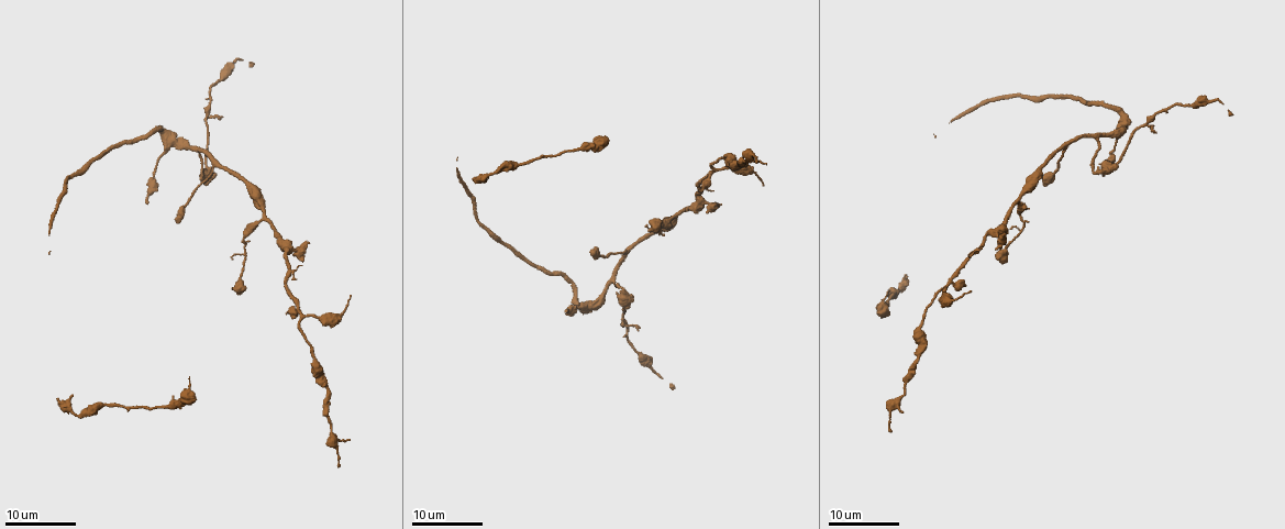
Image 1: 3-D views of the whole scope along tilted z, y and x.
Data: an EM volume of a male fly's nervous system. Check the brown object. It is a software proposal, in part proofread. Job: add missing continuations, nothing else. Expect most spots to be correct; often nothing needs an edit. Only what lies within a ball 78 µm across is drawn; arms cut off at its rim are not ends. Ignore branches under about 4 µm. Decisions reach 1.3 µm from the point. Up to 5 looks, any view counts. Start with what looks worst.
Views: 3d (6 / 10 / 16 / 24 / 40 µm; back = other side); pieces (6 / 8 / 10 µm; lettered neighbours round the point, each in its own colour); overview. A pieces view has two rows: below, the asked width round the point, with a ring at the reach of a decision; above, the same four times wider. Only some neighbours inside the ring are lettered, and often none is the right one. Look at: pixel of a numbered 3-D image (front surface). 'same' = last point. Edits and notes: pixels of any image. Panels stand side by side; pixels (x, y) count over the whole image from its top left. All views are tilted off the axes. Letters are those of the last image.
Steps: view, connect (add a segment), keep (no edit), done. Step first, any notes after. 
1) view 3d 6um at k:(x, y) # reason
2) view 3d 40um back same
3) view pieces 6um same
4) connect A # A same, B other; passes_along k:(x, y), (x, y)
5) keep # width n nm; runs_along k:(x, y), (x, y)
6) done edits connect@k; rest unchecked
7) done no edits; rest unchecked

view 3d 24um at 1:(147, 204) # an open end

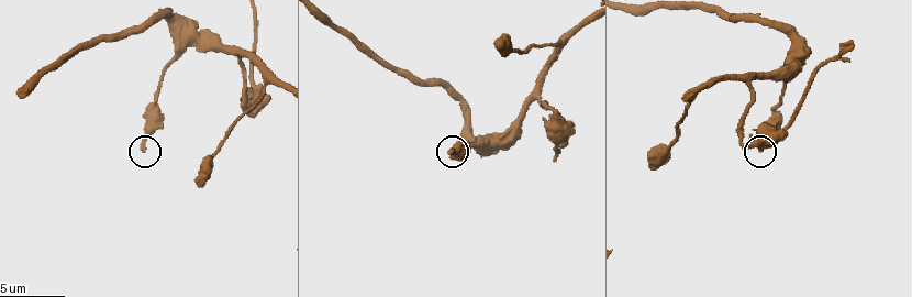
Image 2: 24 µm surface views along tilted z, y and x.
view pieces 6um at 2:(143, 148) # see the neighbours

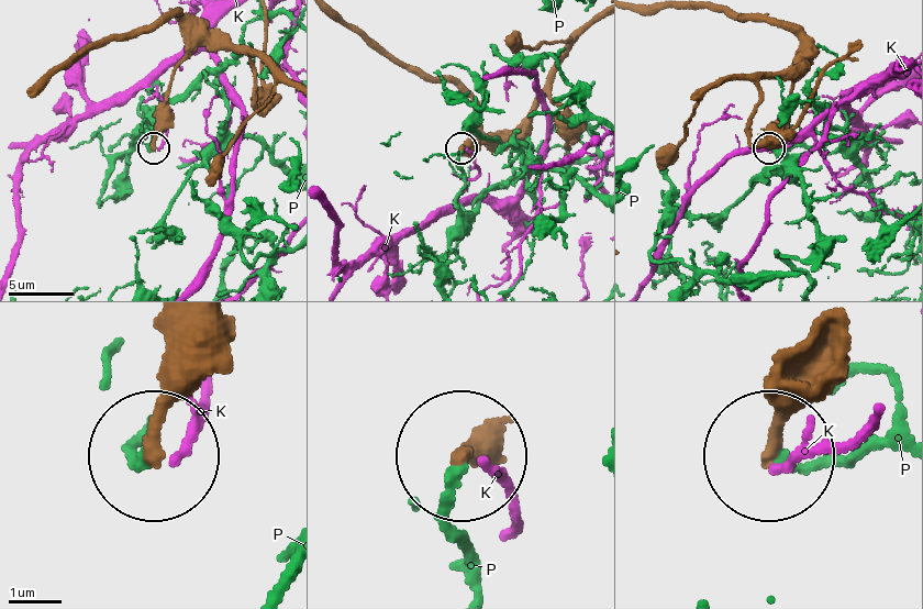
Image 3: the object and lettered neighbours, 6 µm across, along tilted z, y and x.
keep # K other, P other; runs_along 3:(804, 355), (771, 453); none of them fits

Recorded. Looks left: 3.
view 3d 24um at 1:(338, 464) # end of a long branch

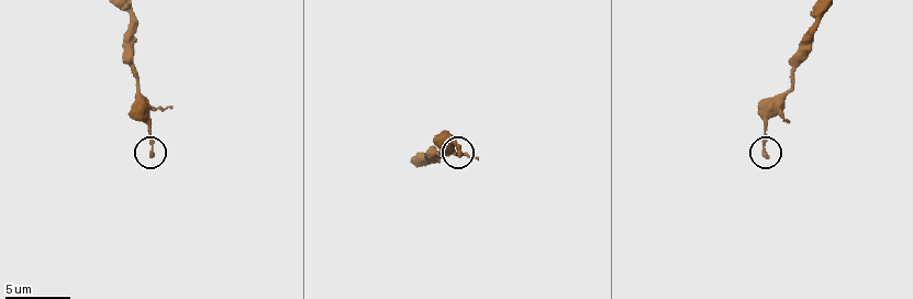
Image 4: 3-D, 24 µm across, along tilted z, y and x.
view 3d 10um at 4:(766, 156)

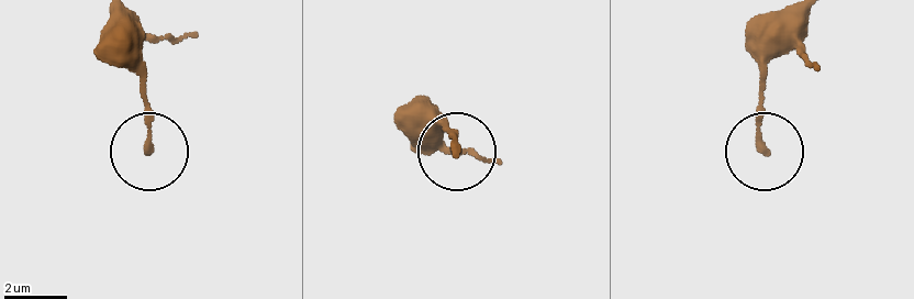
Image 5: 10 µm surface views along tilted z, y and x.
view pieces 8um at 5:(149, 152)

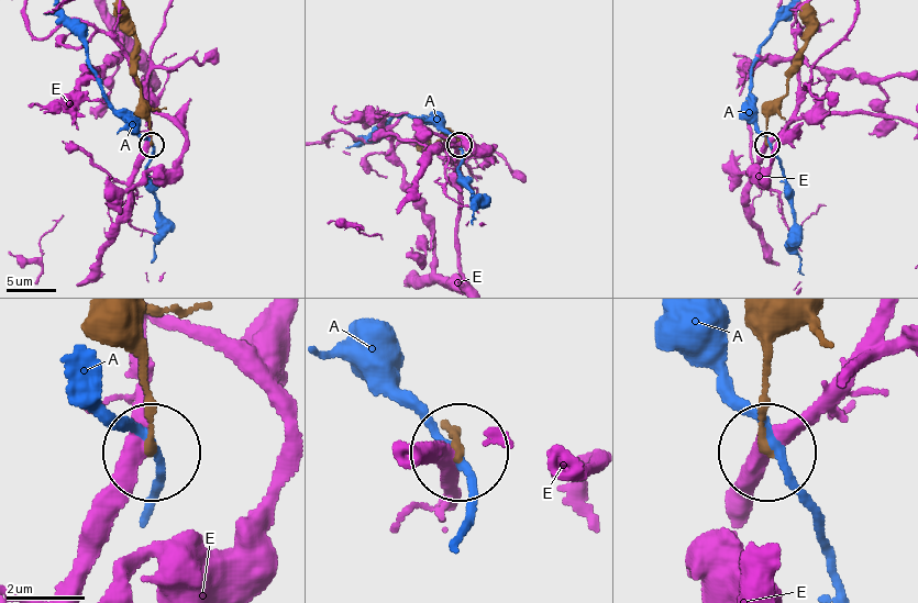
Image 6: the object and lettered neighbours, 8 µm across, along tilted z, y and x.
keep # width 220 nm; A other, E other; no lettered segment goes on from it

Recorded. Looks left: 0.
done no edits; rest unchecked

